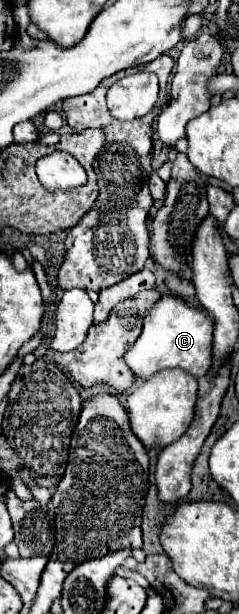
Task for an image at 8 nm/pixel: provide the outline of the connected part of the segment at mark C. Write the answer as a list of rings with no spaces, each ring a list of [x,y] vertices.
[[[165,295],[147,311],[143,331],[125,353],[125,361],[139,379],[149,379],[155,373],[173,367],[179,367],[191,373],[193,377],[201,379],[209,373],[211,341],[213,341],[213,319],[209,319],[209,315],[205,315],[203,311],[189,307],[179,297]]]

